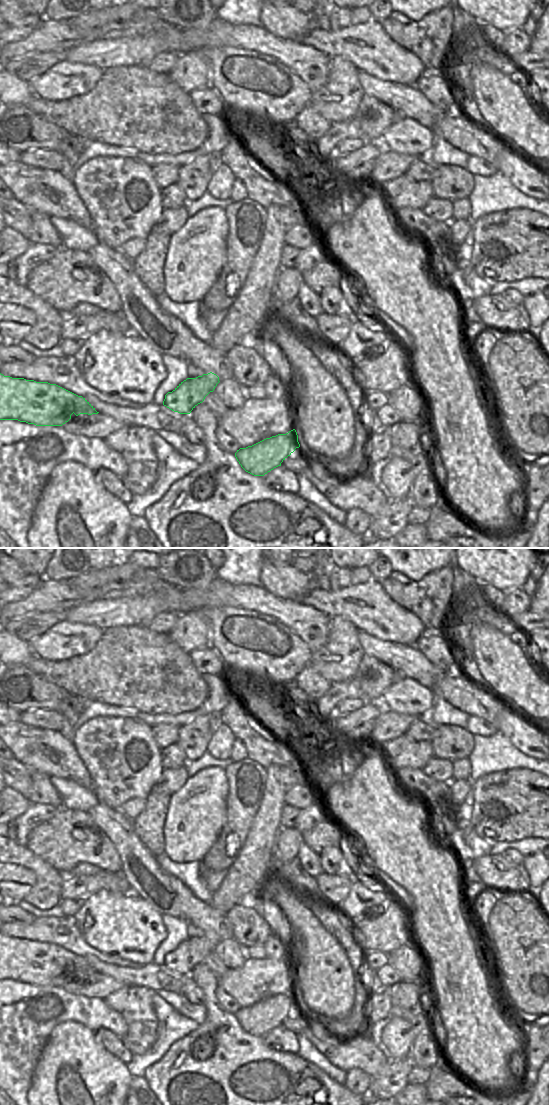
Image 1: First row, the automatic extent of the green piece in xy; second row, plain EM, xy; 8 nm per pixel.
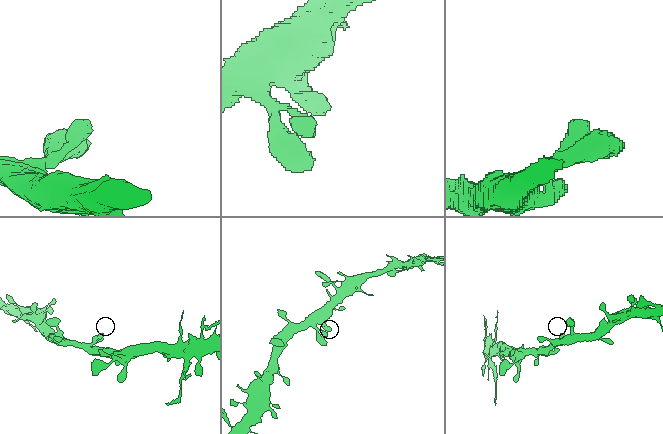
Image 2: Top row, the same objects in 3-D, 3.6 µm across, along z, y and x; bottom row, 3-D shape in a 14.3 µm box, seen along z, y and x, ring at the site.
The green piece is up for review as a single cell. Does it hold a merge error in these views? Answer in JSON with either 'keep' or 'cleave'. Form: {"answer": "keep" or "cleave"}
{"answer": "keep"}

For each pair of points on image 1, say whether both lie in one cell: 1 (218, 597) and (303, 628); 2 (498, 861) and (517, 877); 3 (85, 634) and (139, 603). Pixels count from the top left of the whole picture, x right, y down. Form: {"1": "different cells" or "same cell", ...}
{"1": "same cell", "2": "same cell", "3": "different cells"}

